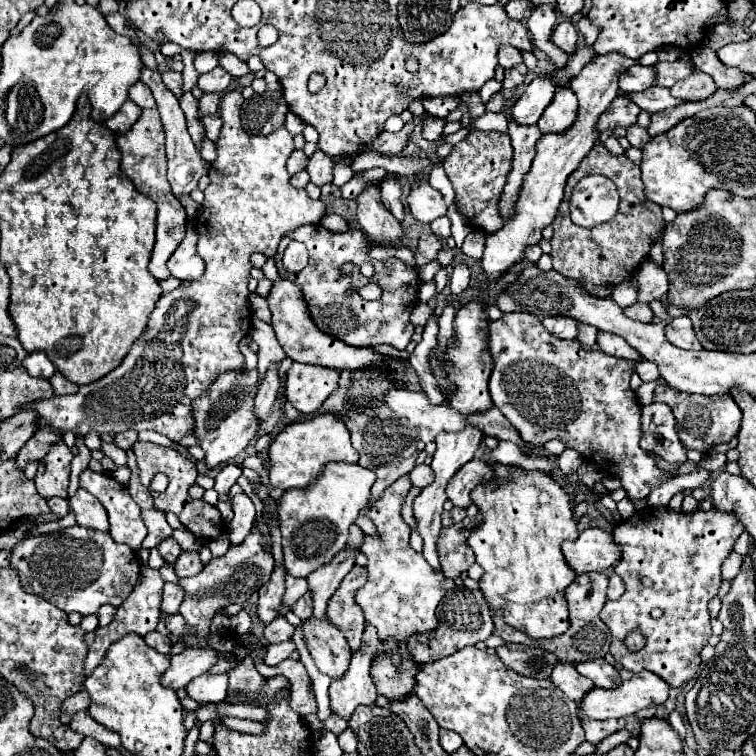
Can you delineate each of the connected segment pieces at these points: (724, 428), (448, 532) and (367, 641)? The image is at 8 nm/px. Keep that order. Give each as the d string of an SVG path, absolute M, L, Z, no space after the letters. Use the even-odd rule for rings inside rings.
M669 386L655 388L655 402L665 402L671 406L677 420L677 434L685 448L695 448L699 452L709 452L713 444L729 442L737 436L741 428L741 410L737 402L729 394L719 396L701 396L701 394L685 394L677 392Z
M459 522L449 528L443 528L437 540L443 574L451 580L459 578L463 572L467 572L475 564L473 550L467 544L469 532L471 528L465 522Z
M371 624L365 626L361 648L357 652L353 652L351 664L349 664L345 676L341 676L337 680L331 680L329 698L331 698L331 710L333 710L333 714L349 720L351 714L353 714L353 710L357 706L361 706L361 704L375 704L377 686L373 684L373 678L371 678L371 664L373 664L373 660L375 660L377 654L381 654L381 652L397 652L397 648L399 648L397 640L381 640L377 636L377 628L373 628Z

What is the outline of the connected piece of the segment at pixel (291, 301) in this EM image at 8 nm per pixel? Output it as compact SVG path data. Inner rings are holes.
M279 278L277 282L273 282L273 288L267 296L267 302L269 302L269 310L273 314L271 318L271 326L277 334L277 340L281 344L281 348L285 350L285 354L297 362L305 362L305 364L319 364L319 366L325 366L325 368L337 368L337 370L357 370L357 368L387 368L393 372L393 380L403 384L403 388L407 390L421 390L419 386L419 378L417 374L413 372L413 368L409 364L401 364L401 360L397 358L385 358L381 354L377 354L375 350L371 348L353 348L325 332L321 332L311 316L309 316L309 310L307 310L307 304L303 300L303 294L301 294L301 288L297 288L295 282L291 280L285 280L285 278Z

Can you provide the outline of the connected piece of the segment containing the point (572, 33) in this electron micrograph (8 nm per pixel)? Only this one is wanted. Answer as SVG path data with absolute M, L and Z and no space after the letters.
M569 20L561 22L561 24L555 28L551 40L553 40L553 42L557 44L557 48L561 48L563 52L573 54L575 48L577 48L577 28L575 28L575 24L569 22Z

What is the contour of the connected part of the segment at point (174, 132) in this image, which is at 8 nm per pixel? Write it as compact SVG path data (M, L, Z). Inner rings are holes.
M143 66L141 70L141 82L145 82L151 92L153 92L153 98L157 102L157 110L161 114L161 122L165 126L165 148L167 148L167 162L169 162L169 172L167 172L167 180L173 188L173 194L179 198L179 196L187 196L191 194L195 188L197 188L197 182L201 176L205 176L209 172L209 164L205 164L205 160L201 160L189 132L187 132L187 124L185 124L185 114L183 110L179 108L179 102L175 96L171 96L169 88L165 88L163 80L161 80L161 74L157 70L151 70L147 66Z

